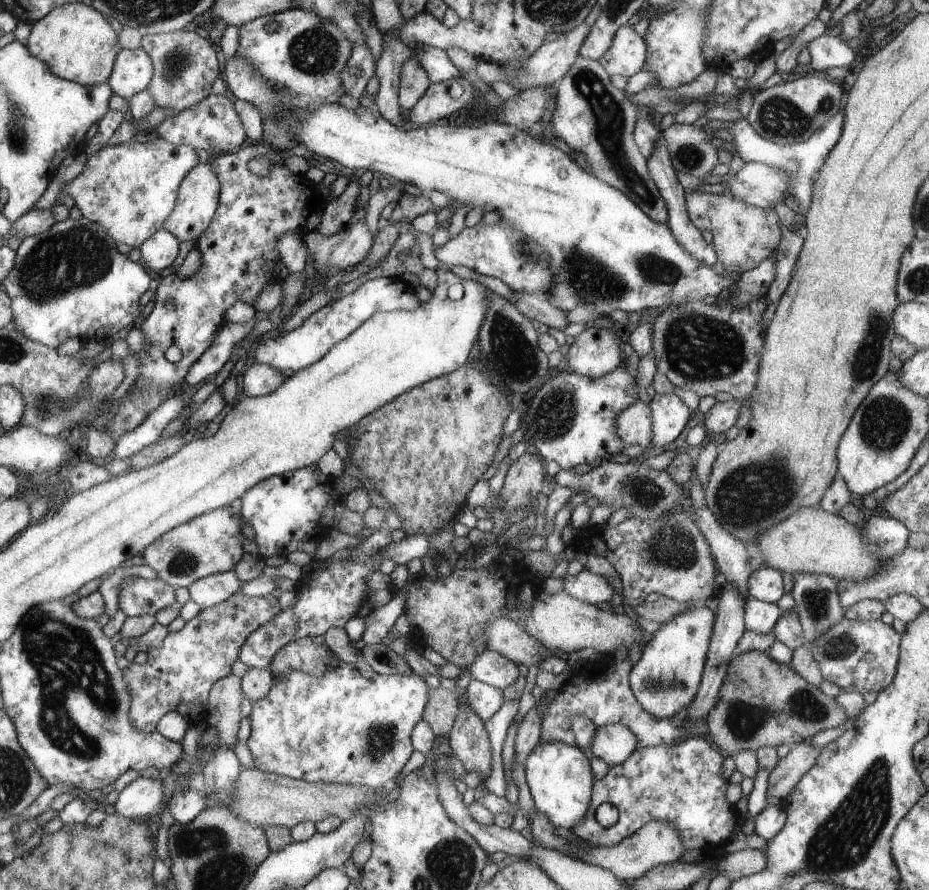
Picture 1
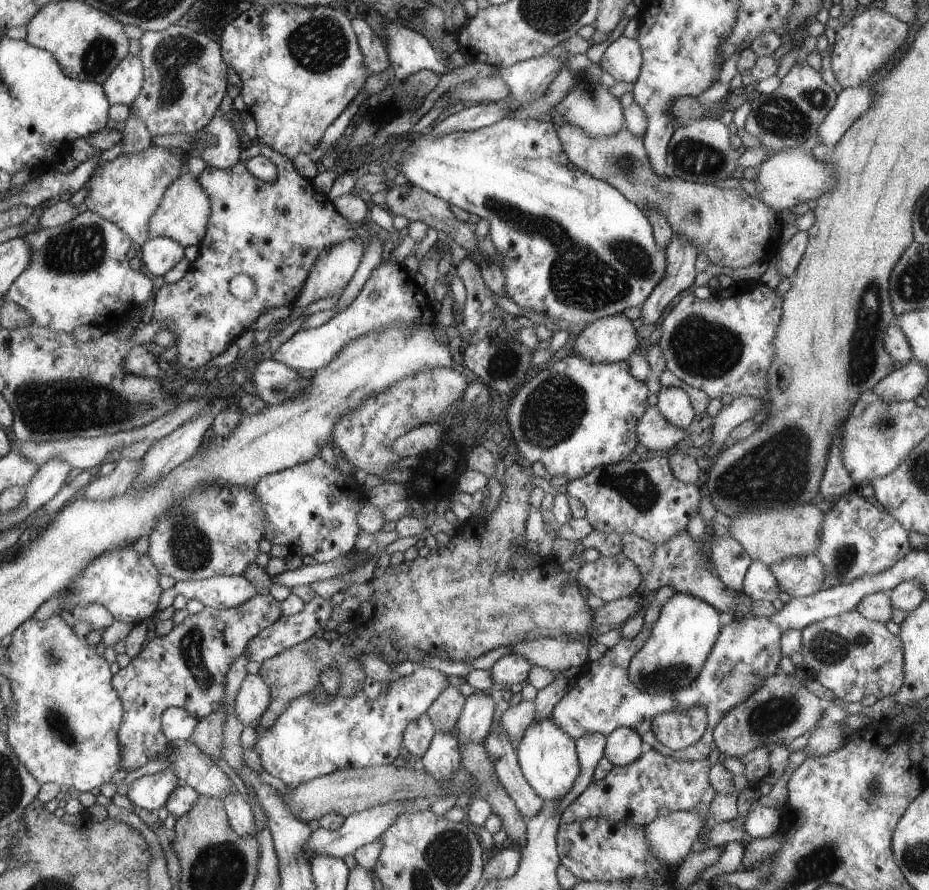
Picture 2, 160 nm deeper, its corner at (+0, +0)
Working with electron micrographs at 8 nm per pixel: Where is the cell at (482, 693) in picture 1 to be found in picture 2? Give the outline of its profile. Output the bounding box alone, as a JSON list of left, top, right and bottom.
[456,690,496,744]

